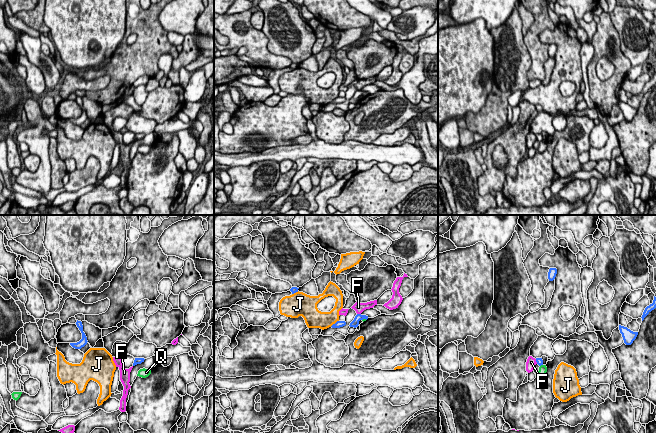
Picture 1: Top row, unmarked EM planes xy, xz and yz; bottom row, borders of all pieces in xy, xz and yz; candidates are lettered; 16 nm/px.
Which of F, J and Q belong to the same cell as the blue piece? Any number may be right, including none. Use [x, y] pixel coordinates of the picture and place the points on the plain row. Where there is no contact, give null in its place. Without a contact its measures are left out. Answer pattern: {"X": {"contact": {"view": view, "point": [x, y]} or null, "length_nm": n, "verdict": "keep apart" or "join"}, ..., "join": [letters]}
{"F": {"contact": {"view": "xz", "point": [359, 90]}, "length_nm": 70, "verdict": "keep apart"}, "J": {"contact": {"view": "xz", "point": [335, 99]}, "length_nm": 180, "verdict": "keep apart"}, "Q": {"contact": {"view": "xz", "point": [364, 94]}, "length_nm": 80, "verdict": "keep apart"}, "join": []}

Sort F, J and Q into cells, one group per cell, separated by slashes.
F / J / Q

